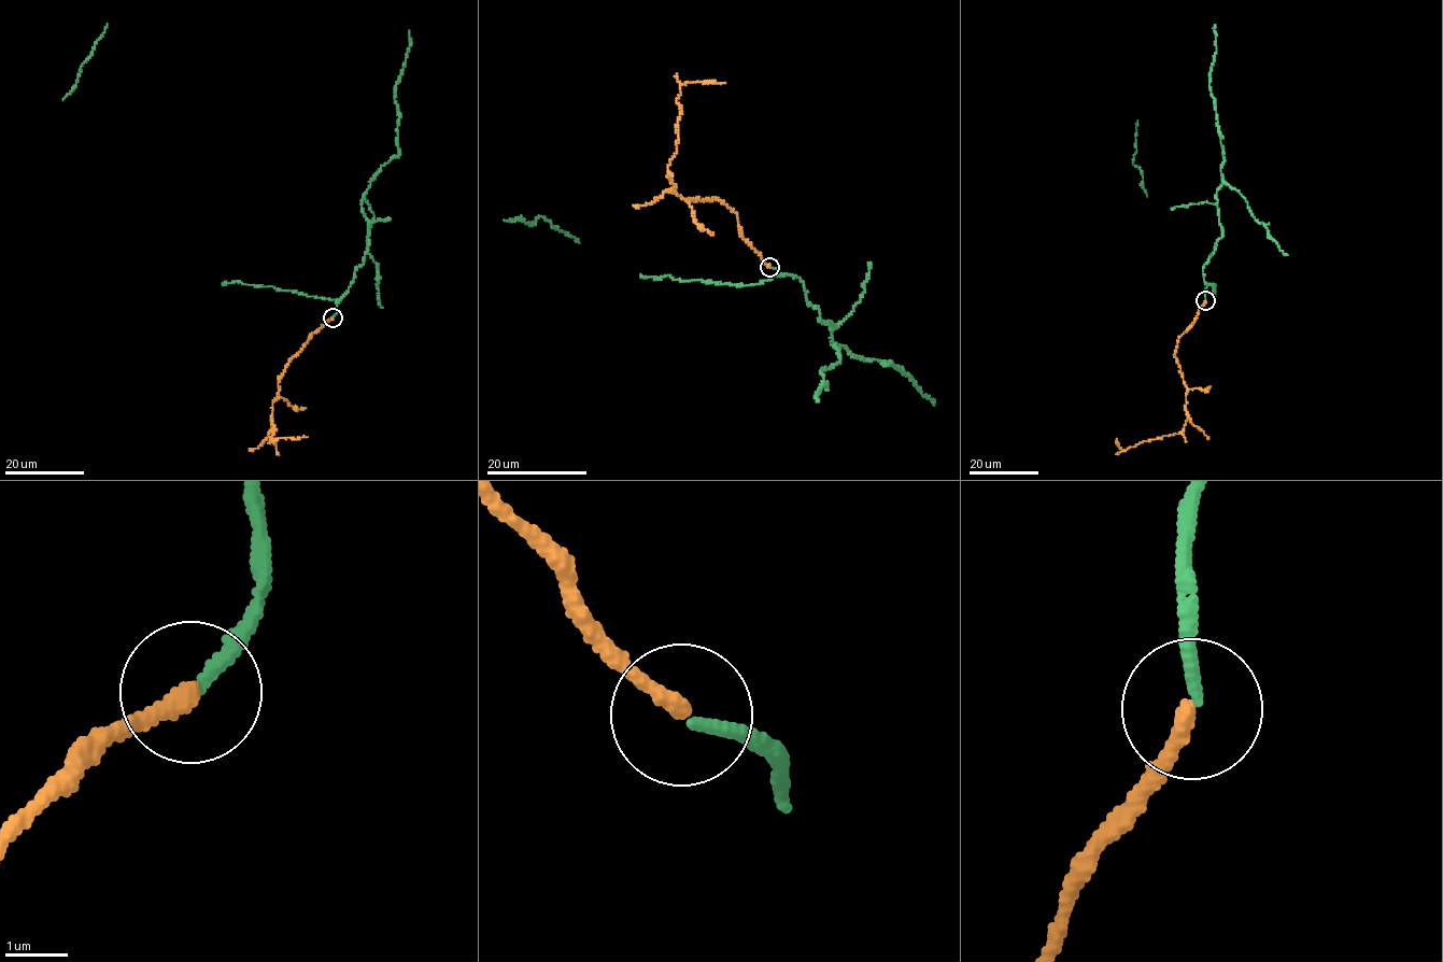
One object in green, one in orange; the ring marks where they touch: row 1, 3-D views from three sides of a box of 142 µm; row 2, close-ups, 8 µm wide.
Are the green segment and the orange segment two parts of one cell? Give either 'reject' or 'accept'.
accept

